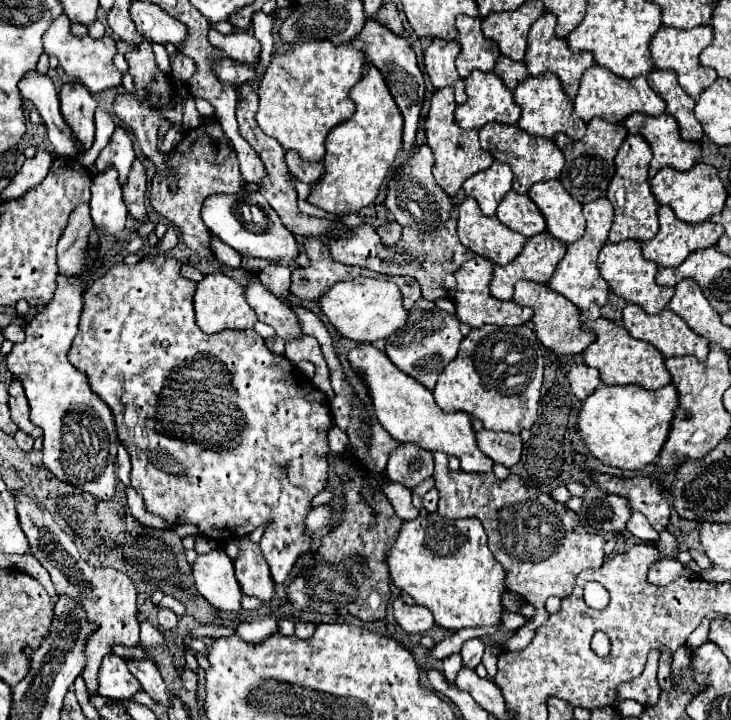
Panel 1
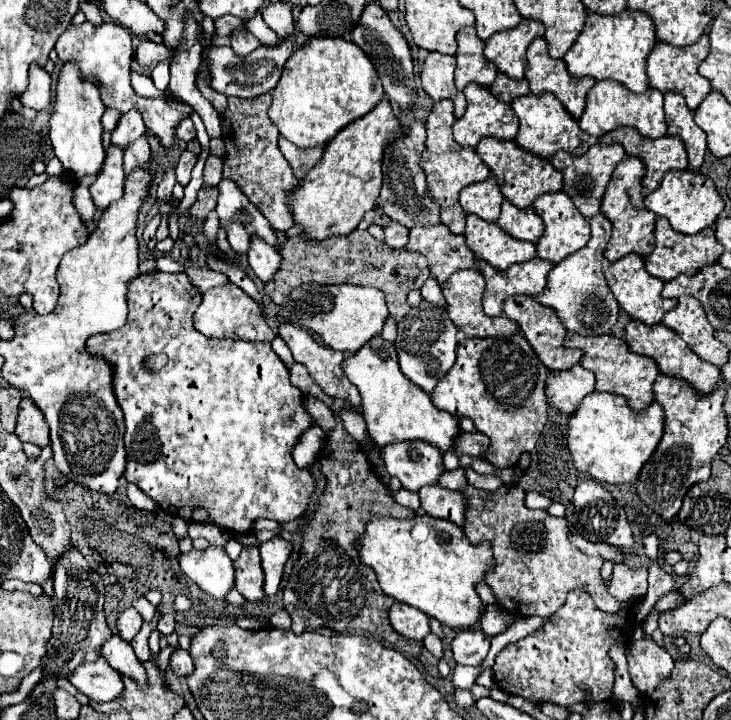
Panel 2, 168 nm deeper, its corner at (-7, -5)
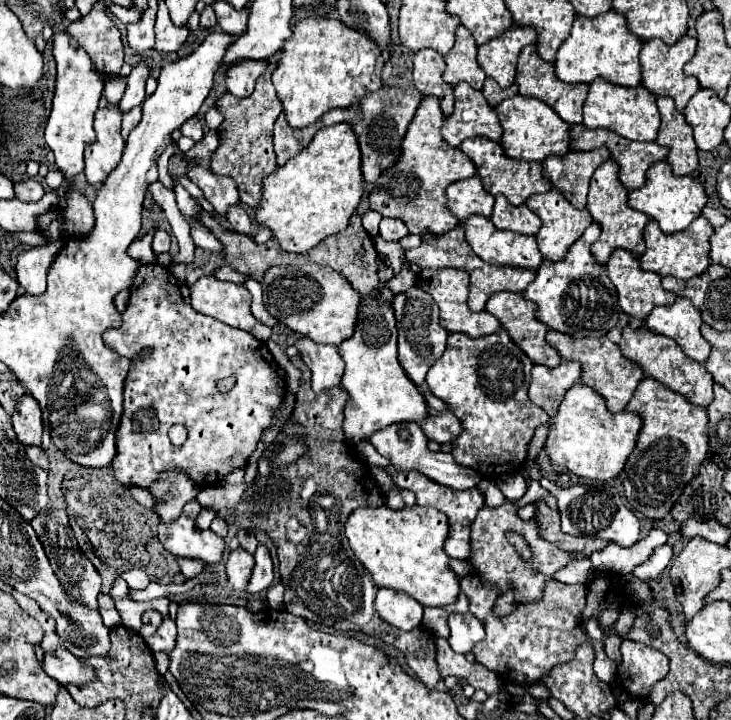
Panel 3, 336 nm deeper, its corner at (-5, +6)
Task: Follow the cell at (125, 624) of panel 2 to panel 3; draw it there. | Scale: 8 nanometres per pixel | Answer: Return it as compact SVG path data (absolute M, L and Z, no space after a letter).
M100 595L98 605L100 605L100 615L102 615L104 623L106 623L110 629L122 625L122 617L120 617L120 613L118 613L118 609L116 609L116 605L114 605L114 599L112 599L110 595Z

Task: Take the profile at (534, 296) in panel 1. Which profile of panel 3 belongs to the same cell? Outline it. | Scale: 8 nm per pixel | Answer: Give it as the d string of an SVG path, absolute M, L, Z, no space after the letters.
M502 291L502 293L494 293L490 295L488 303L486 303L486 311L496 315L500 321L502 321L502 327L508 329L510 337L514 337L514 343L520 345L520 349L524 353L528 353L528 357L534 361L534 363L540 363L540 365L546 365L546 367L556 367L562 357L560 353L548 345L546 341L546 333L548 333L548 325L542 323L538 317L536 317L536 305L528 299L522 297L522 293L510 293L510 291Z

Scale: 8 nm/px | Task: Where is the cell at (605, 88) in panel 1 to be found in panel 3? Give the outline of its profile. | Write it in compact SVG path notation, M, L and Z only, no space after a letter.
M602 77L590 83L590 91L584 103L584 123L588 129L604 127L612 129L622 137L632 141L654 141L660 127L660 113L656 107L656 95L648 93L644 85L638 87L620 87L604 81Z

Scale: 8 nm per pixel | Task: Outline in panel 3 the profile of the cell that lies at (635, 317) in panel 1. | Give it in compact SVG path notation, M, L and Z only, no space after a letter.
M626 325L622 329L620 349L622 349L624 357L636 361L644 369L646 375L658 379L668 389L674 389L674 391L682 393L694 405L702 405L702 407L710 405L710 401L712 401L712 387L714 387L712 375L706 371L706 367L702 363L686 357L686 353L682 353L682 349L670 337L658 335L658 333L650 331L650 329L646 329L644 325L640 325L636 329L630 327L630 325Z

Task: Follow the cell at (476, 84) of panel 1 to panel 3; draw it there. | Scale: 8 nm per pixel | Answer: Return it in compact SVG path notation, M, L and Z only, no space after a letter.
M466 81L454 87L454 113L446 117L442 137L458 147L468 137L488 137L492 141L502 139L502 125L496 109L486 101L482 91L472 89Z

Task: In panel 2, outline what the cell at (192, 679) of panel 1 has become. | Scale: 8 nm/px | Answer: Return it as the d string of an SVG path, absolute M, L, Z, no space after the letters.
M176 648L176 650L172 652L172 656L170 656L170 668L174 670L176 676L182 676L182 678L184 678L188 672L194 670L190 654L188 654L186 650L182 650L182 648Z

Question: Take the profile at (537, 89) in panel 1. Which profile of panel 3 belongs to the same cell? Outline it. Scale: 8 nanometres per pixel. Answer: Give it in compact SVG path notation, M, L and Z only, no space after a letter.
M512 95L496 105L496 113L504 129L502 147L506 149L506 155L524 161L544 161L548 155L566 155L570 151L570 125L554 115L554 109L542 99Z

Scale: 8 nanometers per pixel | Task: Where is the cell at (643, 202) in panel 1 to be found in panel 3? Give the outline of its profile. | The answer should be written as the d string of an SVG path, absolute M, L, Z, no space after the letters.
M608 159L604 165L600 165L590 181L590 193L588 193L588 207L590 215L596 223L602 225L600 239L592 245L592 253L598 263L606 263L610 253L618 247L628 249L634 253L634 257L640 257L644 253L644 227L650 221L646 213L636 211L628 205L628 189L620 181L620 165L614 159Z

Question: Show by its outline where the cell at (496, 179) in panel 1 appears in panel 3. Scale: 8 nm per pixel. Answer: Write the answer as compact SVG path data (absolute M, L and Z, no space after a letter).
M478 175L452 183L446 191L446 197L448 209L460 219L460 223L464 223L466 217L474 213L490 217L494 209L494 195L484 189L482 179Z

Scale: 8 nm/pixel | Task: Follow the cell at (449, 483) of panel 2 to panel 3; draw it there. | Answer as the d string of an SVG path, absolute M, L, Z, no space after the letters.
M500 329L486 337L470 337L466 333L454 333L448 337L448 345L444 355L430 367L426 385L428 389L450 405L450 411L462 421L462 435L454 439L454 459L470 469L476 469L484 477L496 477L504 471L520 467L528 455L528 443L534 435L534 429L548 421L544 409L536 407L528 399L530 371L534 363L518 345L514 345L512 337L506 329Z

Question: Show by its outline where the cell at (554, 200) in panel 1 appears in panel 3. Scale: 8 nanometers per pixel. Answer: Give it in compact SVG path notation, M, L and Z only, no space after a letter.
M550 189L546 193L538 193L538 195L532 195L526 205L542 219L542 227L536 235L536 243L538 243L538 249L542 253L544 259L550 259L550 261L560 261L568 247L586 231L586 227L592 223L592 215L586 211L586 209L576 209L574 205L570 205L570 201L558 191L558 189Z

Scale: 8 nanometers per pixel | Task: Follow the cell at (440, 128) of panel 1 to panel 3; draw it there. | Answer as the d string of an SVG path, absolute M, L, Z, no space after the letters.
M428 95L420 101L418 113L410 123L410 129L402 141L402 155L394 169L388 169L378 179L378 185L370 193L370 209L378 211L382 217L396 217L406 223L410 233L448 233L458 227L460 221L446 207L446 189L458 179L468 179L476 175L476 165L460 149L452 147L442 139L444 115L440 109L440 99Z

